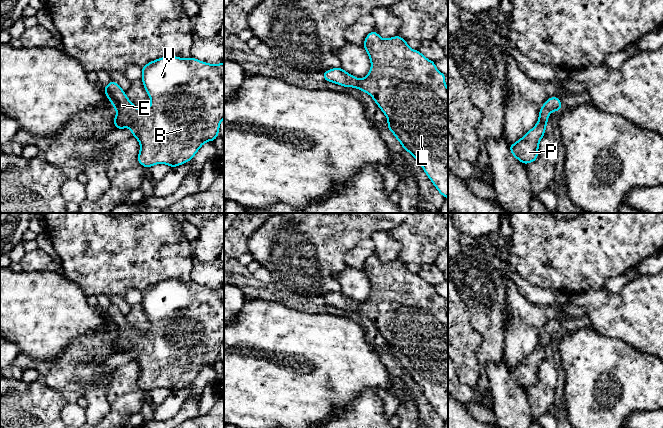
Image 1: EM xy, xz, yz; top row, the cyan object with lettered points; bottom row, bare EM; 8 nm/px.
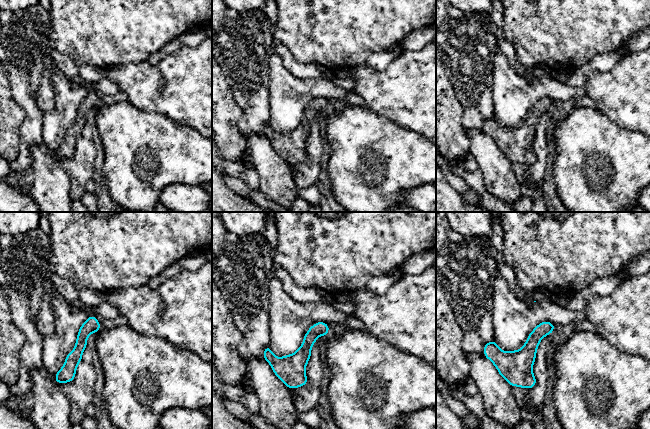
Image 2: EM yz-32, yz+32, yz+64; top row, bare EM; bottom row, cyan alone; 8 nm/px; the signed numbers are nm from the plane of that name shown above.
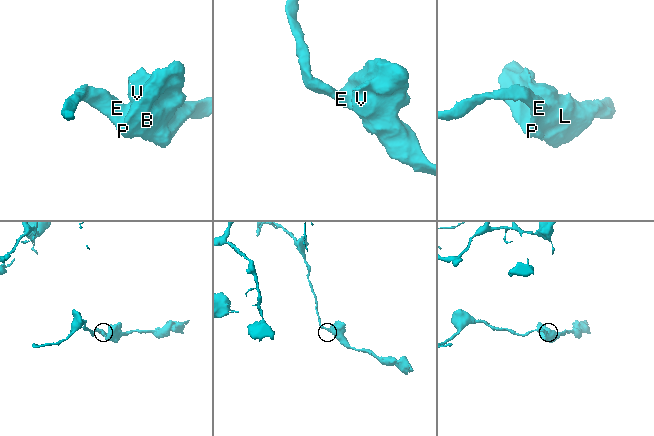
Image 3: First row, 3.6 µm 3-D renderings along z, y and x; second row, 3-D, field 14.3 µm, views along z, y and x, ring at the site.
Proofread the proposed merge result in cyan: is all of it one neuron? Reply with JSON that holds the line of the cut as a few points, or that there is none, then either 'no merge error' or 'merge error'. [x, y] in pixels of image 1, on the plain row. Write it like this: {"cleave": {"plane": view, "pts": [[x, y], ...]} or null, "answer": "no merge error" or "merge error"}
{"cleave": null, "answer": "no merge error"}

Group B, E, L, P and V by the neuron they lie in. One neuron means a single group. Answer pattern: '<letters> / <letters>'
B E L P V

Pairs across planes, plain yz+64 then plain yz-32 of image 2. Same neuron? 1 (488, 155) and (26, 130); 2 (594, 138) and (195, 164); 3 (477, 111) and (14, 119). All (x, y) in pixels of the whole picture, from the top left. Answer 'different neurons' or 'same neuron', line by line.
1: different neurons
2: same neuron
3: different neurons

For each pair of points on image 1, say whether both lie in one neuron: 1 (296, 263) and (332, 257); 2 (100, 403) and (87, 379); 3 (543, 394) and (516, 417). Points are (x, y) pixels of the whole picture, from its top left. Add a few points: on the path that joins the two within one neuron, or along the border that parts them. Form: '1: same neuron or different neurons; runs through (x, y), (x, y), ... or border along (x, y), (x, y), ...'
1: same neuron; runs through (305, 257), (323, 257)
2: same neuron; runs through (96, 397), (93, 385)
3: different neurons; border along (523, 388), (532, 417)

